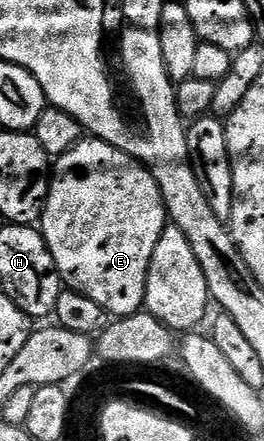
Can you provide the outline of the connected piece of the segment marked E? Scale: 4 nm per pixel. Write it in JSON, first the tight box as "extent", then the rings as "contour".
{"extent":[43,136,168,318],"contour":[[[84,136],[54,162],[51,187],[43,204],[43,238],[57,263],[64,286],[89,295],[93,303],[101,303],[112,318],[132,317],[144,308],[153,247],[157,247],[157,239],[161,239],[161,231],[168,223],[167,208],[151,170],[101,138]]]}

